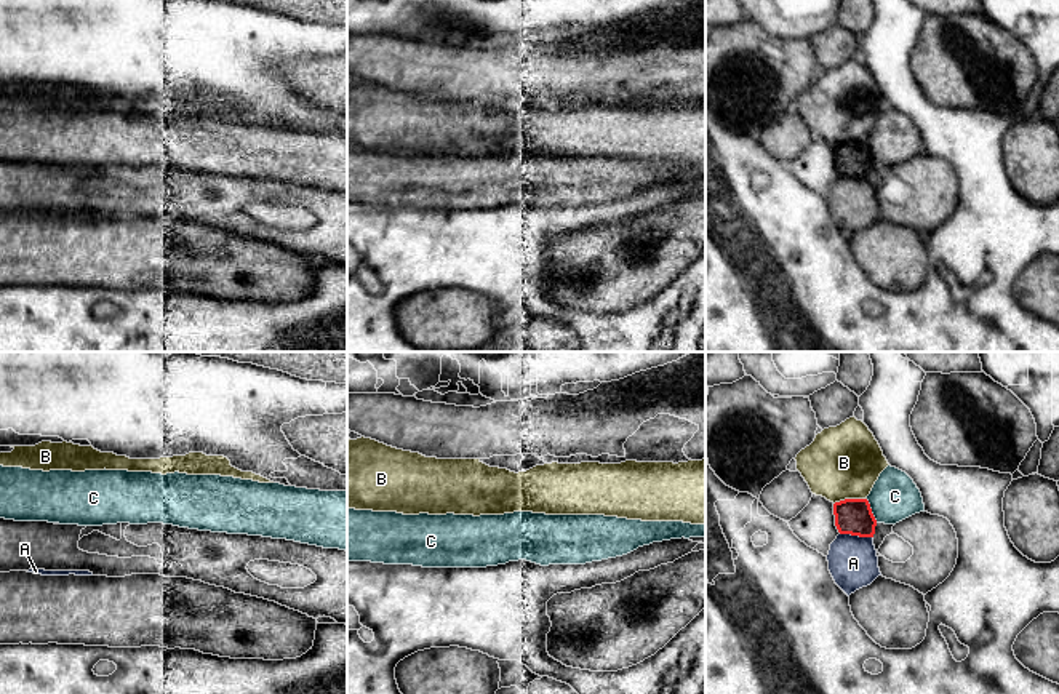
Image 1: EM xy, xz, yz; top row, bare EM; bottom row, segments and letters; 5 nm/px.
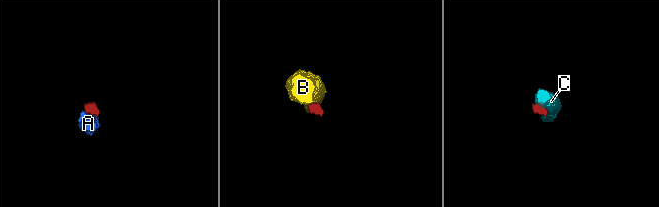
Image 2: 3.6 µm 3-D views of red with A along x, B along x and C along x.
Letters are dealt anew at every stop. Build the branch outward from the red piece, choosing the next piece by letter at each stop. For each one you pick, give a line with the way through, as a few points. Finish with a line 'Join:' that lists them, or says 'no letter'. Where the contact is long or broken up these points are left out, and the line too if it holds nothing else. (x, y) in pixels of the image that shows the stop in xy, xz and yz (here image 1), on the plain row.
Join: no letter

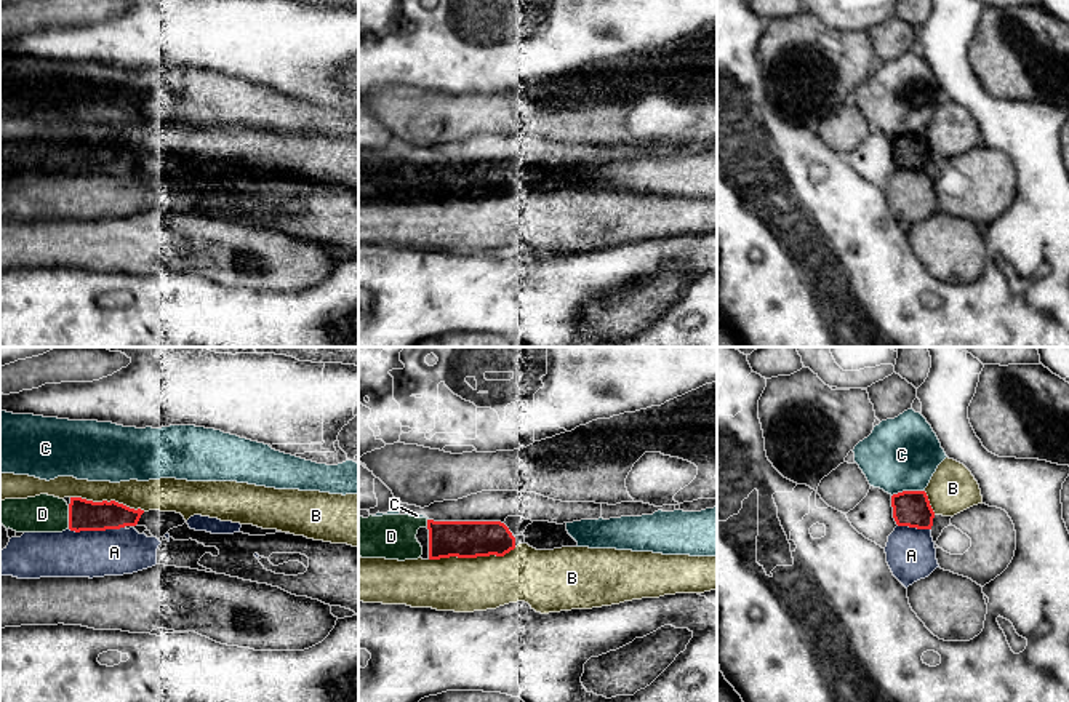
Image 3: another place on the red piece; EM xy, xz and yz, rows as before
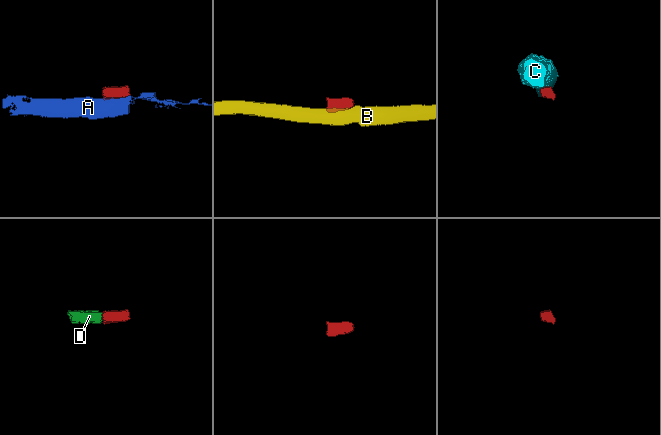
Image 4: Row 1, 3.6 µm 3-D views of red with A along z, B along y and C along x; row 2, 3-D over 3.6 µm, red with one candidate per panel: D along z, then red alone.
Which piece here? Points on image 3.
Join: D

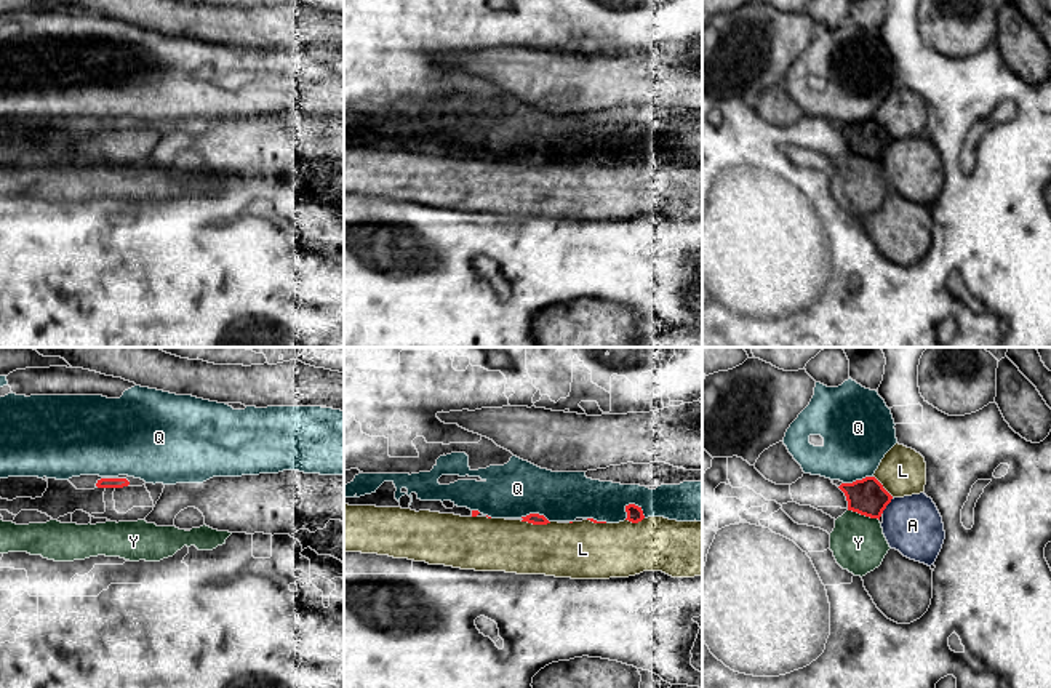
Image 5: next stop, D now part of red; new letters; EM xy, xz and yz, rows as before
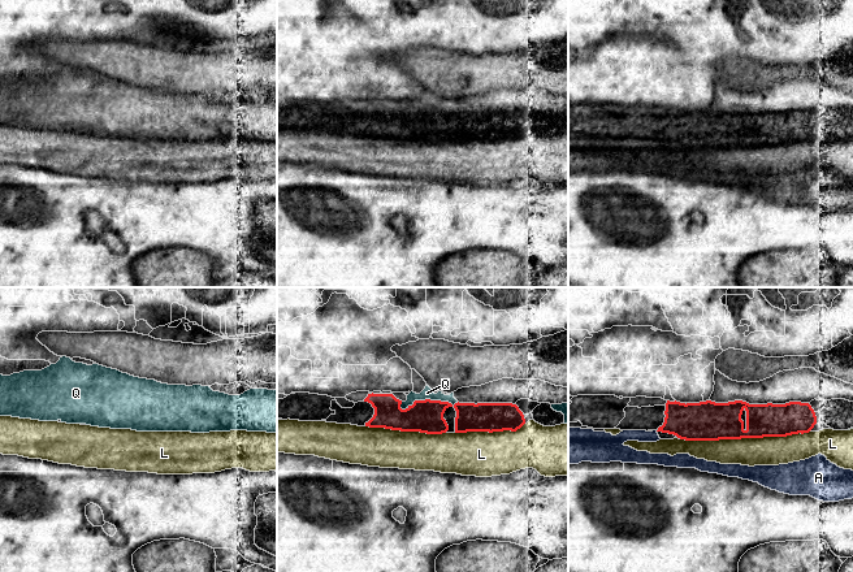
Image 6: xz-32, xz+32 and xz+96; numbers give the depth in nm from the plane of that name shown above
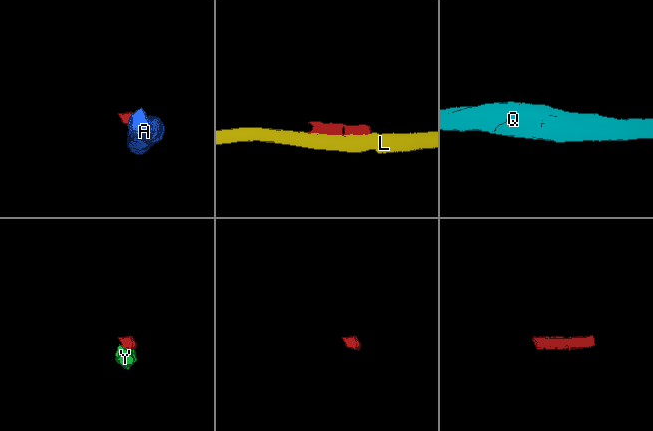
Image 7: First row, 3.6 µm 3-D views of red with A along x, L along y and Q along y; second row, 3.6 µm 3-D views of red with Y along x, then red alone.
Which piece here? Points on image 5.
Join: no letter

